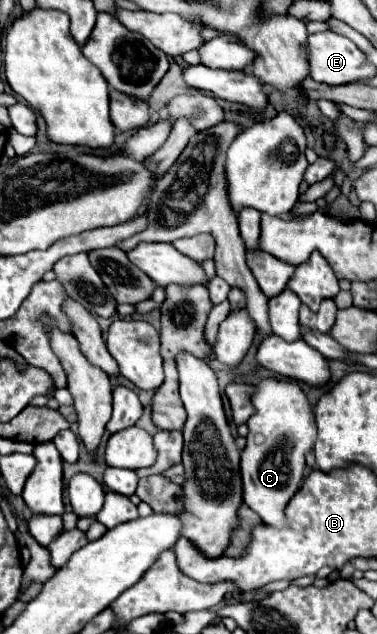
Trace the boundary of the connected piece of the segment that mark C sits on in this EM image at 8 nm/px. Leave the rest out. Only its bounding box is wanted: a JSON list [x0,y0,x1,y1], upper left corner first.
[241,378,317,528]

